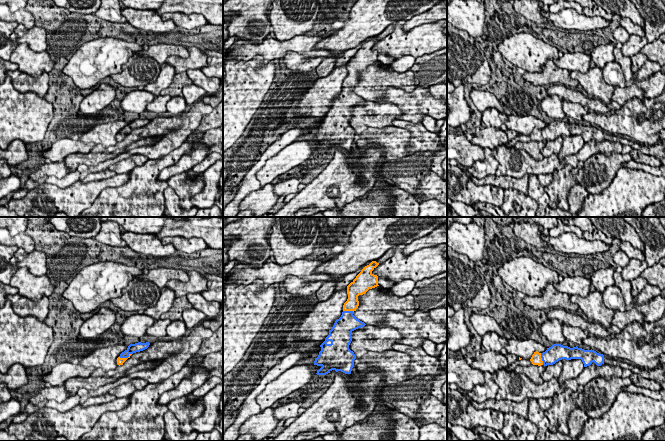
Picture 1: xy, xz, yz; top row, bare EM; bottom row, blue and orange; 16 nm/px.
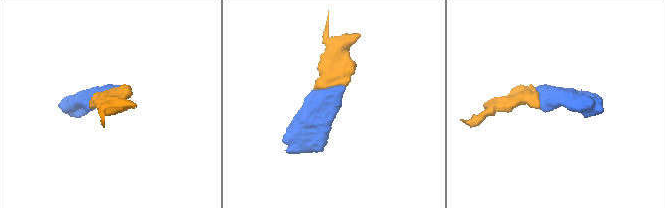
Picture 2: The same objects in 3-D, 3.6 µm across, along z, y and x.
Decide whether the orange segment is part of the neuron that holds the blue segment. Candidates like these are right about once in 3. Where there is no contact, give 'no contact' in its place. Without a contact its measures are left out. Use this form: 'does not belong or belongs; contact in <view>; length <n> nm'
belongs; contact in xy; length 220 nm

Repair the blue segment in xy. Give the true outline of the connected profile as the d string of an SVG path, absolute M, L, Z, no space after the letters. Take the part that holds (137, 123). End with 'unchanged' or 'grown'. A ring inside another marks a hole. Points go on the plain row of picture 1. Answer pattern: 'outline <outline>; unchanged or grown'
outline M138 118L138 119L135 119L135 120L130 120L128 122L128 124L122 128L120 130L120 132L117 134L117 140L120 142L120 141L123 141L123 139L128 135L130 134L130 132L133 130L133 129L136 129L136 128L140 128L140 127L143 127L145 125L147 125L149 123L150 119L149 118L146 118L146 119L141 119L141 118Z; grown

